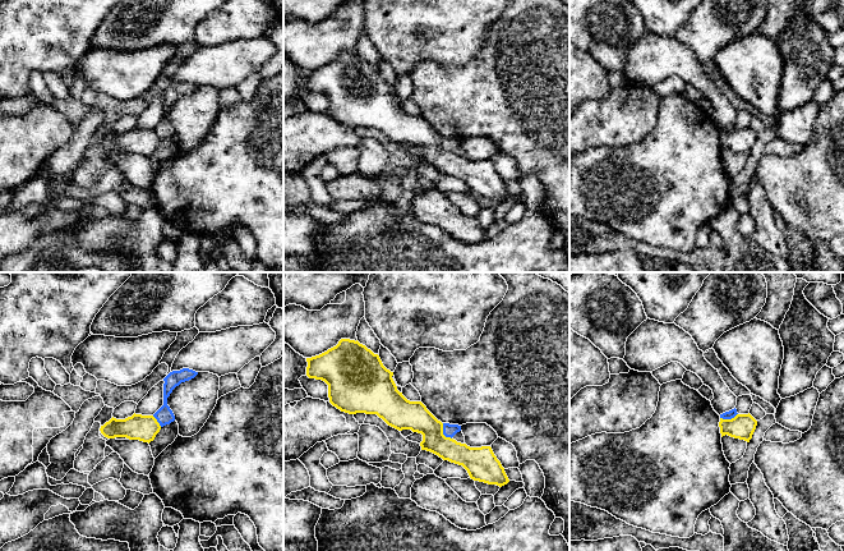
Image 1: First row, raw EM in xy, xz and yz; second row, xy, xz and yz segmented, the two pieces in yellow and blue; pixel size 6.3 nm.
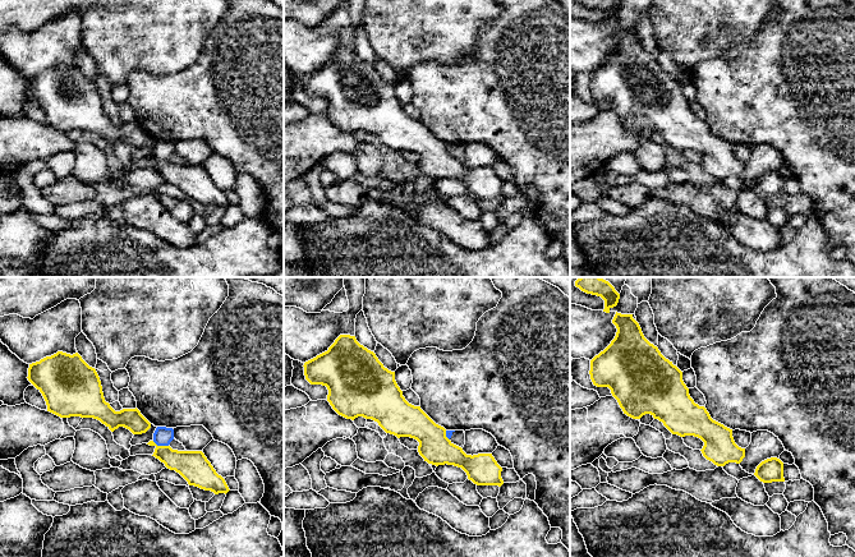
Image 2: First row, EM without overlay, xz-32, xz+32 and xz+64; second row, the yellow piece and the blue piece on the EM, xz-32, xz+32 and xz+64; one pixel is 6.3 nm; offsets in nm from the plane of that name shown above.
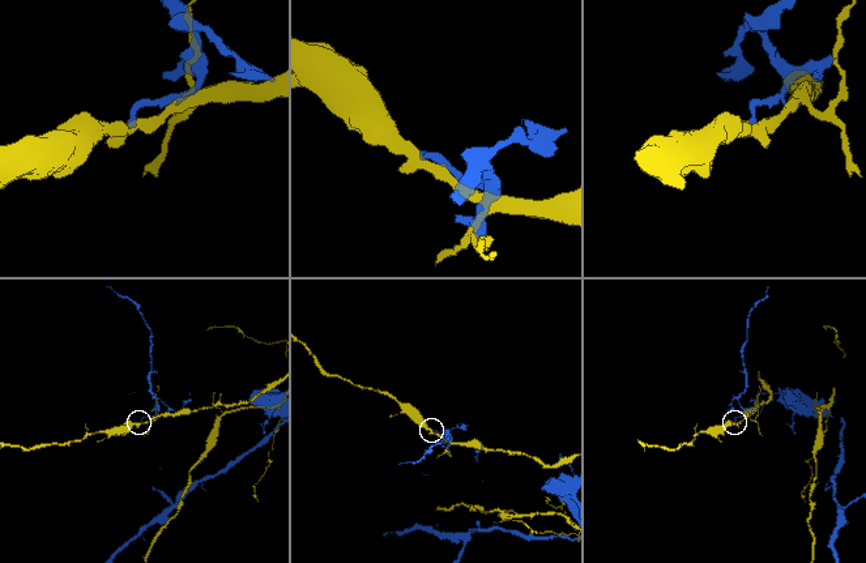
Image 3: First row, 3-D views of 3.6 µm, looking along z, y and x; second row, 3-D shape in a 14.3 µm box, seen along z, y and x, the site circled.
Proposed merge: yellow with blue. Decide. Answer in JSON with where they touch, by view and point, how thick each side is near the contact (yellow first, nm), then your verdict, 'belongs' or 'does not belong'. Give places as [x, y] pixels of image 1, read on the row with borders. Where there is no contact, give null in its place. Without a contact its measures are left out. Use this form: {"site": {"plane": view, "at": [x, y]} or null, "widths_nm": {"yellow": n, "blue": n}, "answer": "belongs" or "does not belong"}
{"site": {"plane": "xz", "at": [442, 432]}, "widths_nm": {"yellow": 180, "blue": 80}, "answer": "does not belong"}

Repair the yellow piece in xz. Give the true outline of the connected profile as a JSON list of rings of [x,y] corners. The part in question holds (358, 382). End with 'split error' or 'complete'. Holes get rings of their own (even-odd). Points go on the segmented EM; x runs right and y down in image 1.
[[[341,339],[338,344],[327,352],[306,358],[306,376],[309,378],[322,380],[328,385],[328,398],[329,403],[340,409],[341,412],[349,414],[365,413],[365,414],[377,414],[382,418],[388,426],[402,431],[411,430],[412,432],[418,432],[423,435],[423,441],[420,442],[421,450],[430,451],[443,460],[448,460],[451,463],[462,465],[471,479],[484,482],[488,485],[497,485],[499,487],[507,485],[509,482],[504,468],[501,462],[494,455],[490,446],[481,447],[470,447],[466,444],[457,442],[451,437],[446,437],[443,435],[443,423],[438,421],[421,401],[410,401],[407,400],[402,392],[397,390],[397,386],[392,378],[393,372],[387,369],[379,355],[374,354],[365,345],[360,344],[358,340]]]; complete

